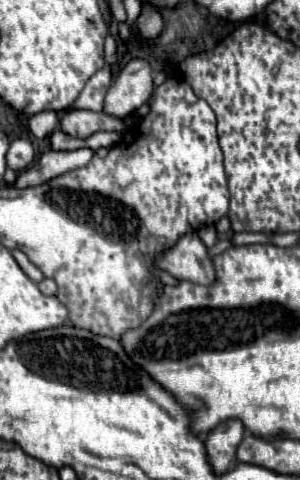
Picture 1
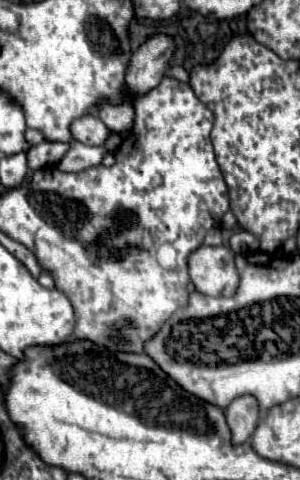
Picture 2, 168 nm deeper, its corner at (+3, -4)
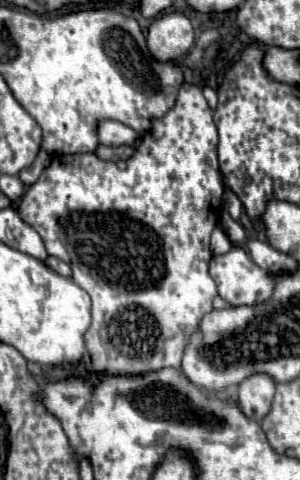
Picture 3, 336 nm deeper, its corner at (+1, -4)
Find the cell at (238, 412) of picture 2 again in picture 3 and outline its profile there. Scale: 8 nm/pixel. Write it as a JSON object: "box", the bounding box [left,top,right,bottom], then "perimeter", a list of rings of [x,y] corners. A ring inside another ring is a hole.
{"box":[239,373,275,421],"perimeter":[[[253,373],[251,377],[243,379],[239,385],[239,403],[241,411],[255,421],[261,421],[269,409],[275,395],[275,379],[267,373]]]}

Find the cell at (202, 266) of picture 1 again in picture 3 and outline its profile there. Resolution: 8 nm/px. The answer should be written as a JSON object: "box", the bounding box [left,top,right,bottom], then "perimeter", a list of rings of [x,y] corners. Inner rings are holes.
{"box":[209,247,275,305],"perimeter":[[[233,247],[223,255],[213,255],[209,273],[217,283],[219,295],[233,305],[259,305],[267,301],[267,297],[271,297],[271,293],[275,291],[275,277],[269,271],[259,269],[259,265],[255,265],[255,261],[251,261],[251,257],[241,247]]]}

